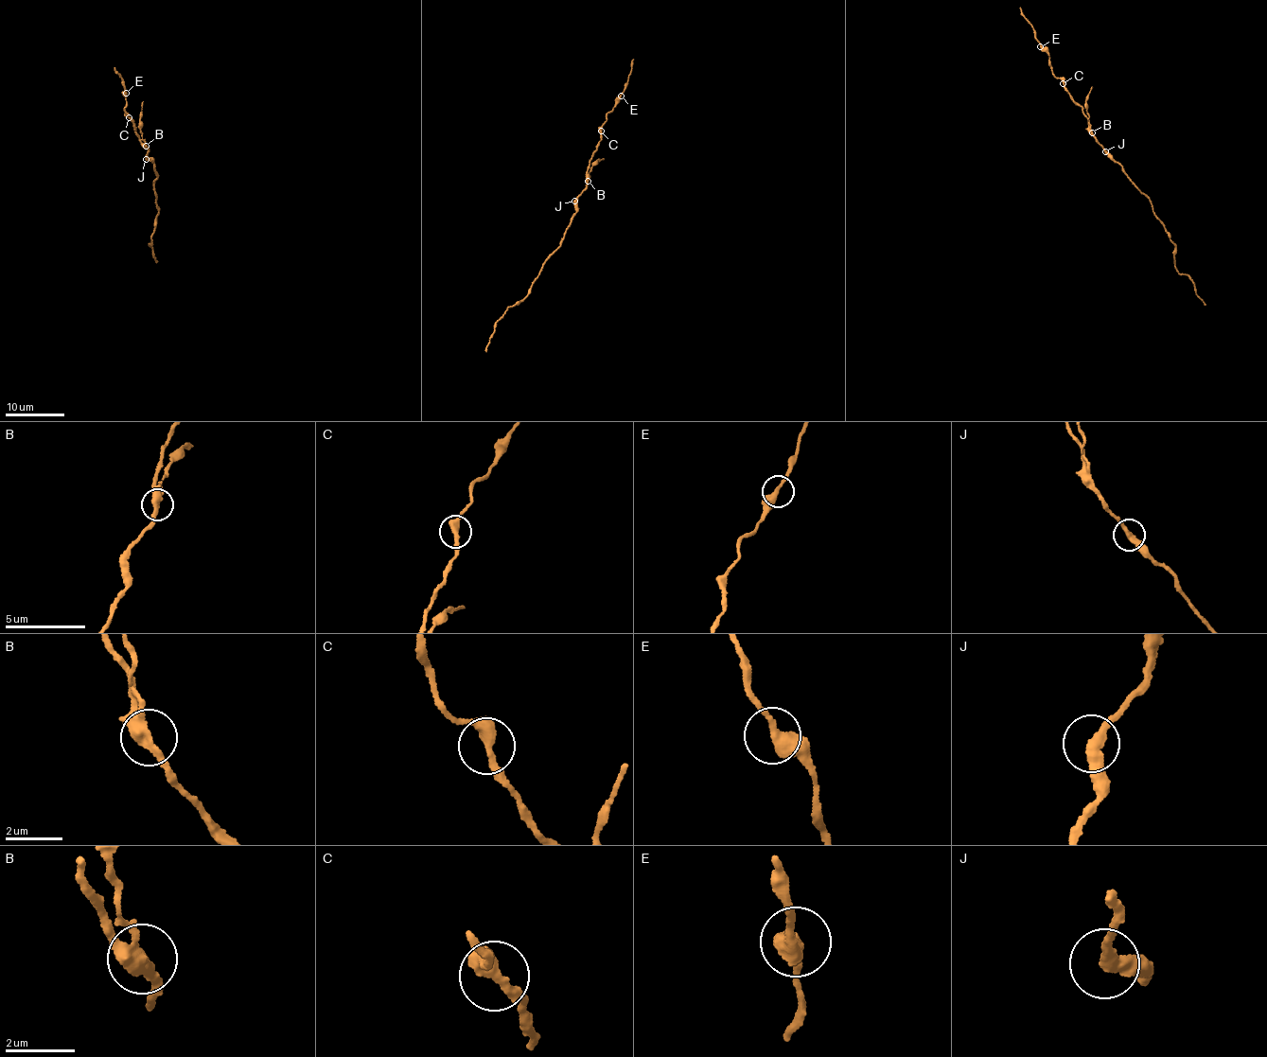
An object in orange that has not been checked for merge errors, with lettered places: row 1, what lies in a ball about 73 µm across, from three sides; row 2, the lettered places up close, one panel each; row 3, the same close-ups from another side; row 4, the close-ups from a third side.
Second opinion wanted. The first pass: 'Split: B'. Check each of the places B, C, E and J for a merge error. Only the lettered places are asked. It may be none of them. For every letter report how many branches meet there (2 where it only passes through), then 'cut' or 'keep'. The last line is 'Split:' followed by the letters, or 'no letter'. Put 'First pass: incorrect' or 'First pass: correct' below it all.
B: 3 | cut
C: 2 | keep
E: 2 | keep
J: 2 | keep
Split: B
First pass: correct

